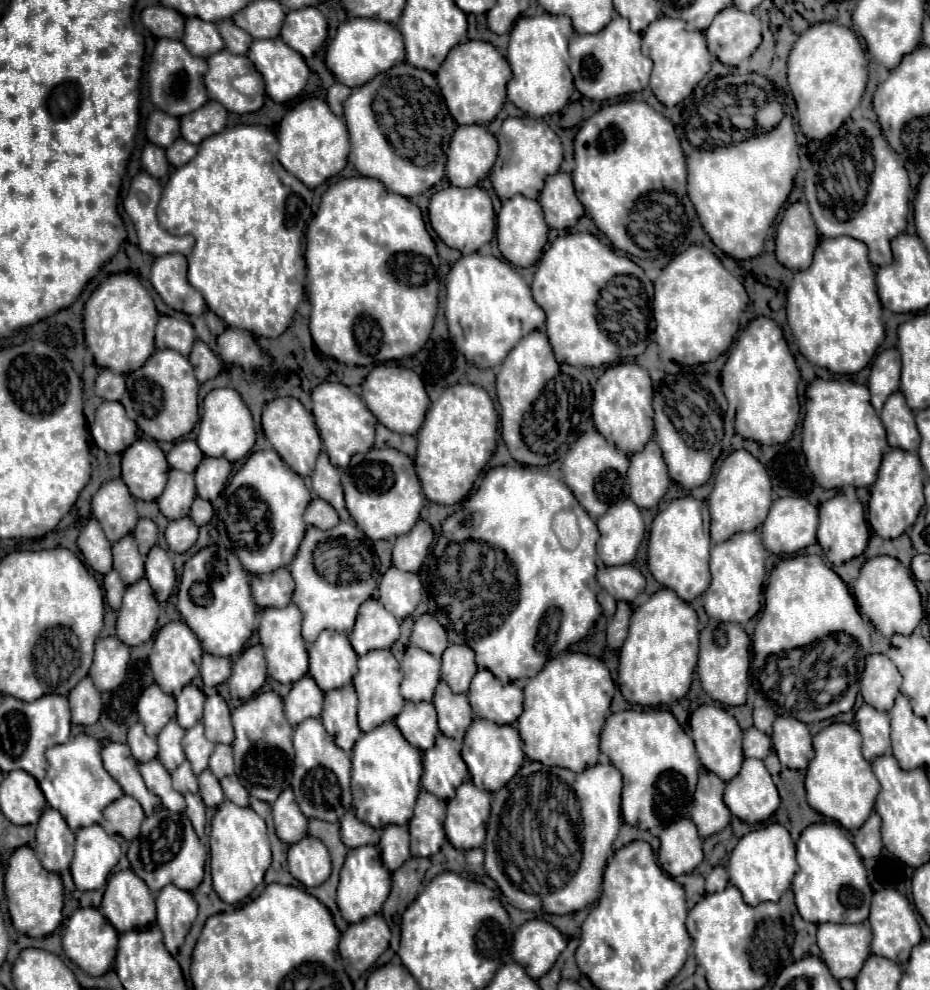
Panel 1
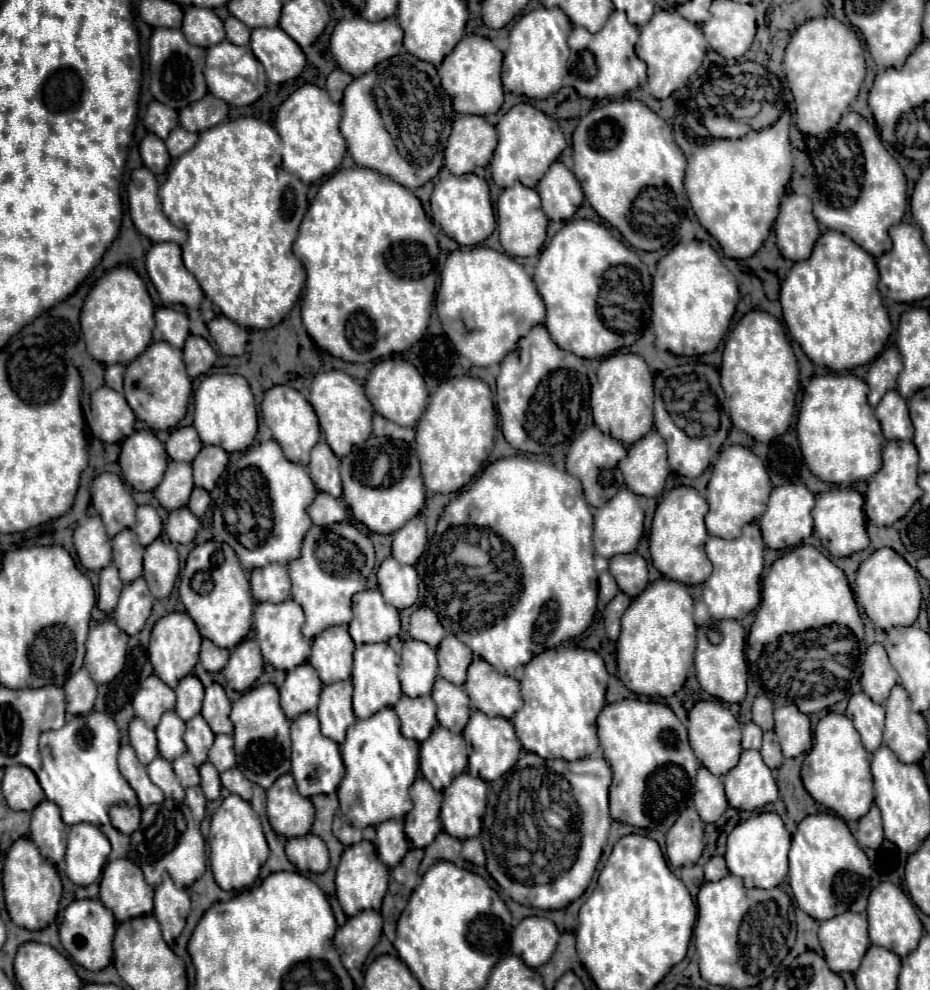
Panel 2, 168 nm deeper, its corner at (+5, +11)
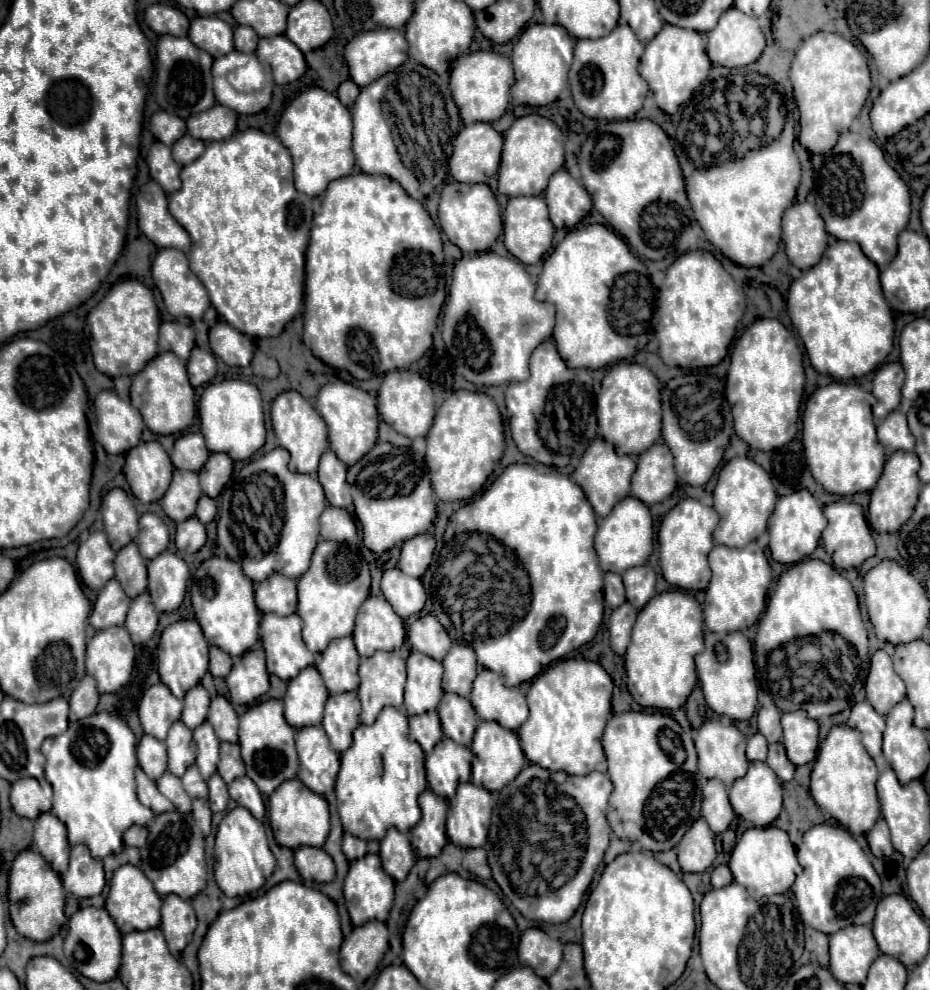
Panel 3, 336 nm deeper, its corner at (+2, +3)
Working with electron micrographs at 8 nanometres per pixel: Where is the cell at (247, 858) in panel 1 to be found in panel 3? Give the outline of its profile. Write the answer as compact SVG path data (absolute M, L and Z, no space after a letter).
M244 807L232 809L218 825L214 861L216 883L226 897L244 897L248 893L258 891L272 875L276 865L276 859L268 847L264 825Z

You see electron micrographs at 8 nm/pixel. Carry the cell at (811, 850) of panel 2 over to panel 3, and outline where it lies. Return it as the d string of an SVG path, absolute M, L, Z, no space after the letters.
M814 825L804 833L804 841L798 847L798 861L802 873L796 877L792 891L804 925L830 935L850 925L872 923L876 905L882 899L882 883L868 855L844 827Z

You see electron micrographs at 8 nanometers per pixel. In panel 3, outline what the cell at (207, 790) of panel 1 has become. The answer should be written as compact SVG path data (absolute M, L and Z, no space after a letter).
M212 775L212 779L208 781L210 787L210 807L214 813L224 811L228 805L228 785L224 783L224 779L220 779L220 775Z

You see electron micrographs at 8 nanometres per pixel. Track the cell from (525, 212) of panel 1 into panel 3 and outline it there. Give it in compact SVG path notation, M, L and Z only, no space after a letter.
M512 197L504 211L504 245L524 265L534 265L550 251L554 225L548 219L548 207L542 197Z

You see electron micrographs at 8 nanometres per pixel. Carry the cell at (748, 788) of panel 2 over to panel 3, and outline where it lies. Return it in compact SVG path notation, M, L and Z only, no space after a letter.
M750 763L748 773L728 789L732 809L754 827L770 825L782 811L782 785L766 763Z

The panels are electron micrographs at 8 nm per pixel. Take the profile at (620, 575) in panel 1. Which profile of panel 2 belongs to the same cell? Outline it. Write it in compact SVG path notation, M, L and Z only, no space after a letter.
M639 553L615 555L609 559L609 573L615 577L619 589L629 597L637 597L647 585L647 563Z

